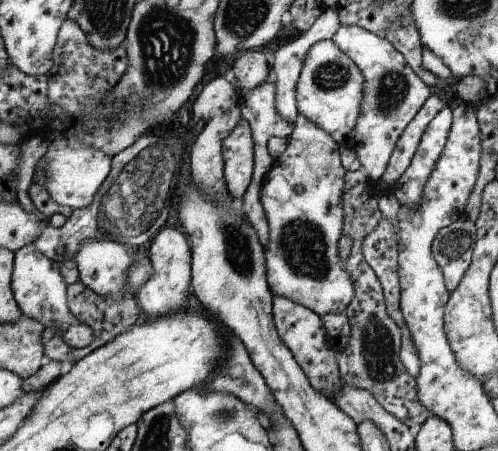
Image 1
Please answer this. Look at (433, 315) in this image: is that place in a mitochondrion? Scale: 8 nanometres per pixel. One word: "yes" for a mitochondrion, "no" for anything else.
no

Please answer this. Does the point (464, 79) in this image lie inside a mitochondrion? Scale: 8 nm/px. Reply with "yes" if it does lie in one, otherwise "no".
no

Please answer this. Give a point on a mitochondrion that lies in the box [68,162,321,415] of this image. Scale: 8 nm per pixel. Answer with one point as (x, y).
(237, 252)

